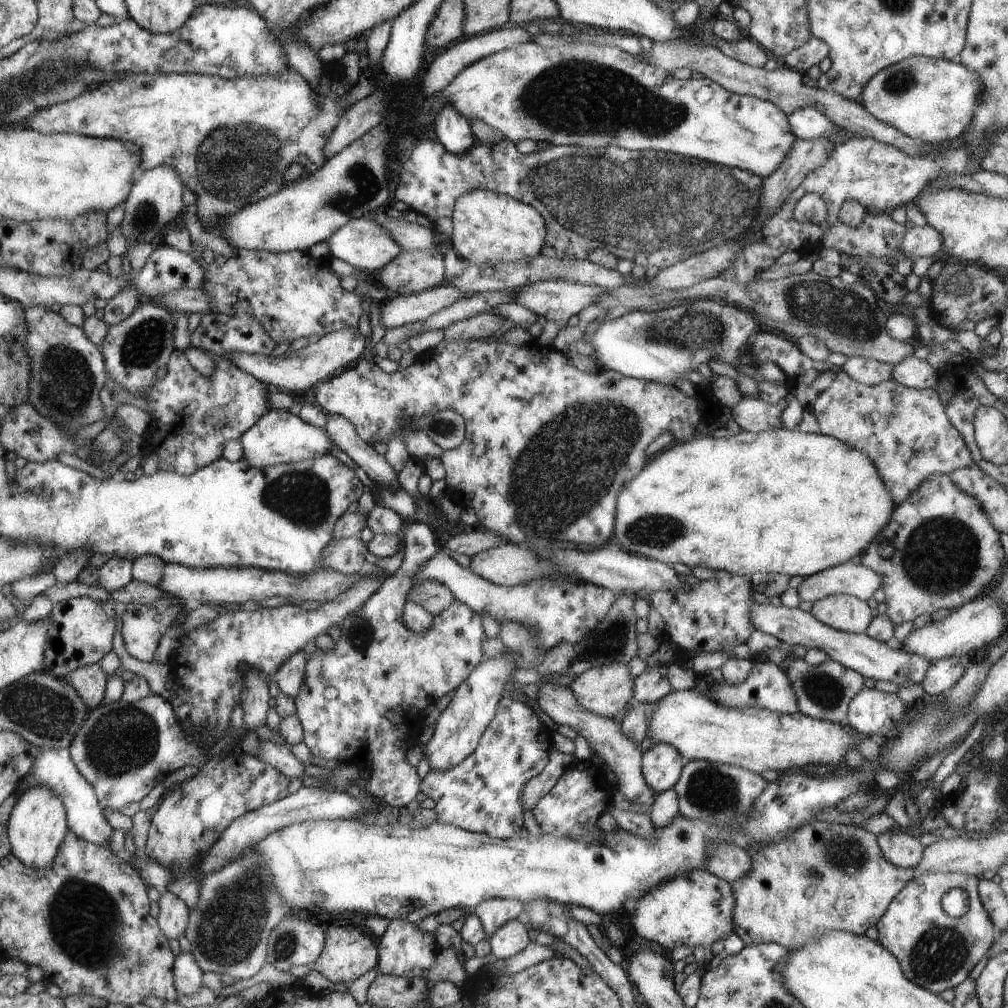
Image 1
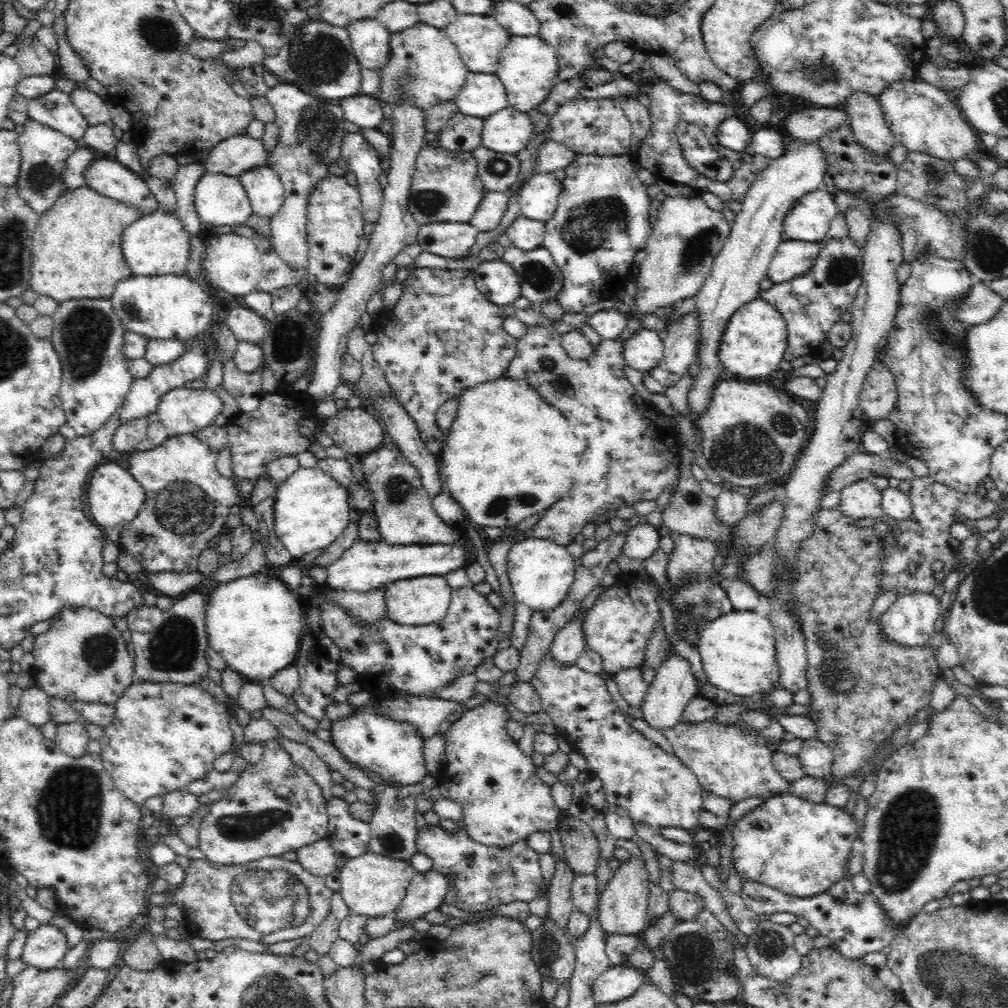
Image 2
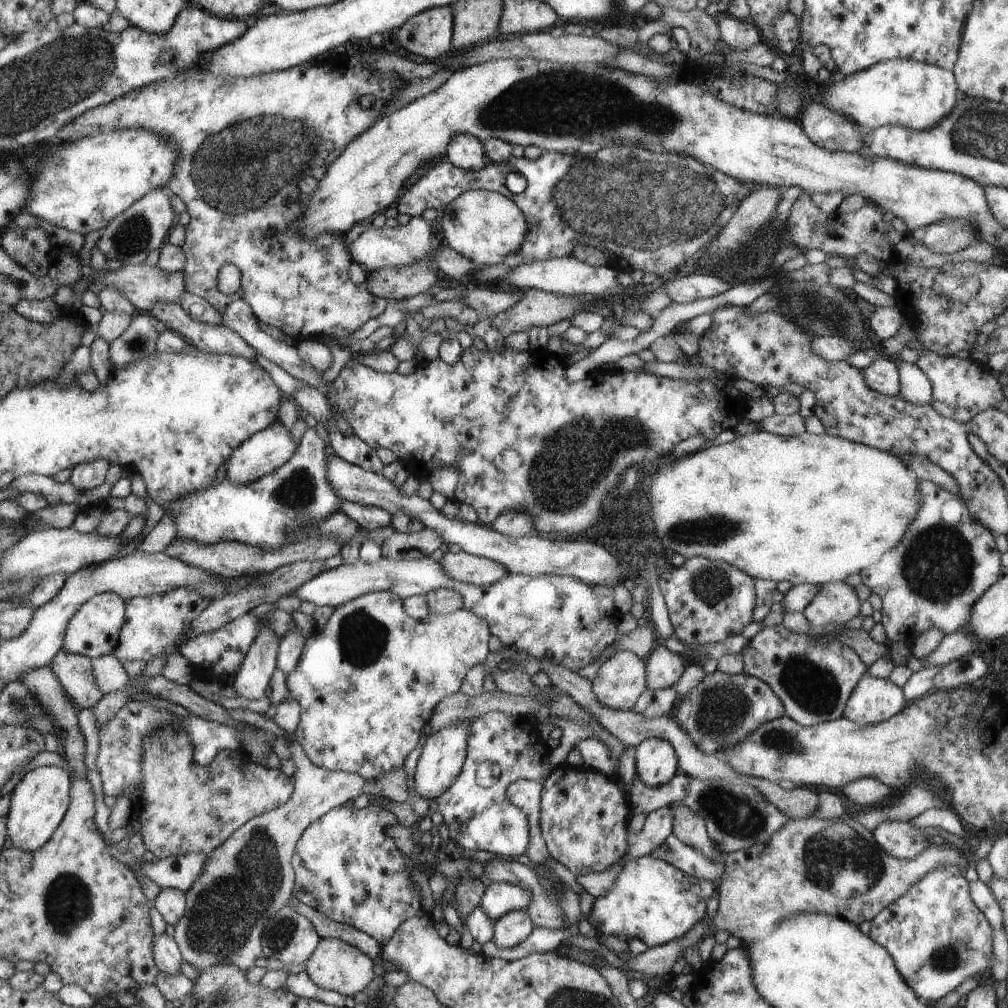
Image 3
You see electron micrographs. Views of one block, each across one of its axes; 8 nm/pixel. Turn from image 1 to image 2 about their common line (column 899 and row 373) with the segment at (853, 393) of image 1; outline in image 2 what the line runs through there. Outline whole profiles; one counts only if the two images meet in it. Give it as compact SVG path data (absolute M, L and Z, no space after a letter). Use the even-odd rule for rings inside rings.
M416 268L416 270L410 272L410 276L404 280L404 292L402 292L402 298L398 300L398 304L394 306L394 310L386 310L386 308L384 308L382 314L378 314L378 318L374 320L372 332L378 336L378 342L372 346L372 354L374 354L376 362L378 362L378 366L384 370L386 380L388 380L392 392L394 392L398 404L404 406L404 410L410 414L410 418L412 418L414 424L418 426L418 432L420 432L420 436L422 436L422 442L426 444L426 448L428 448L434 456L436 456L436 454L446 446L446 442L448 442L448 432L446 432L446 430L440 430L440 426L438 426L438 408L440 408L444 402L452 400L452 398L464 396L470 388L474 388L474 386L478 386L478 384L484 384L484 382L498 380L498 378L502 378L502 376L506 374L506 368L508 368L510 360L514 358L514 348L516 348L518 342L516 342L516 338L512 338L508 332L504 332L504 328L502 328L504 318L506 318L504 310L498 308L496 304L492 304L492 302L478 290L474 272L470 272L470 270L452 270L452 272L450 272L450 270L440 270L440 268Z

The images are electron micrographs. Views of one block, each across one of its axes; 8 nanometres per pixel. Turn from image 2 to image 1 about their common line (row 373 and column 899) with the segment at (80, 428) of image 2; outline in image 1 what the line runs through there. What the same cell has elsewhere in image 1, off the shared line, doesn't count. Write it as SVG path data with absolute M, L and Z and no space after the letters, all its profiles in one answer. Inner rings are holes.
M911 56L905 58L893 66L887 66L879 70L867 84L861 94L861 106L869 114L873 114L877 120L901 130L903 134L911 138L921 138L923 142L933 142L933 144L945 144L959 140L965 130L969 128L973 114L977 110L977 104L983 98L983 84L981 76L977 70L967 68L961 64L957 58L955 60L939 60L939 58L925 58L925 56Z

